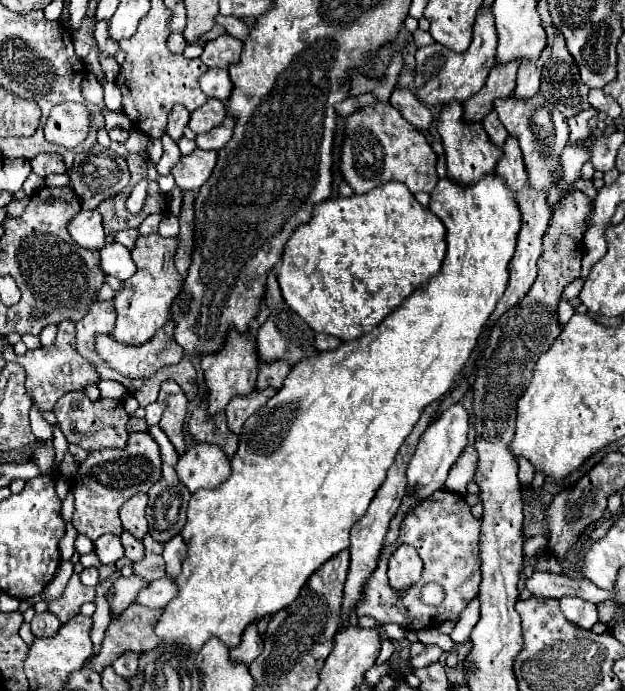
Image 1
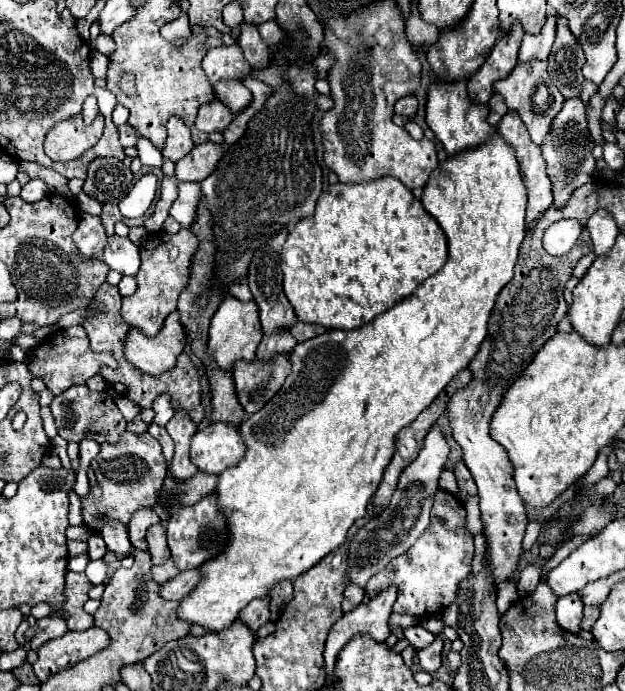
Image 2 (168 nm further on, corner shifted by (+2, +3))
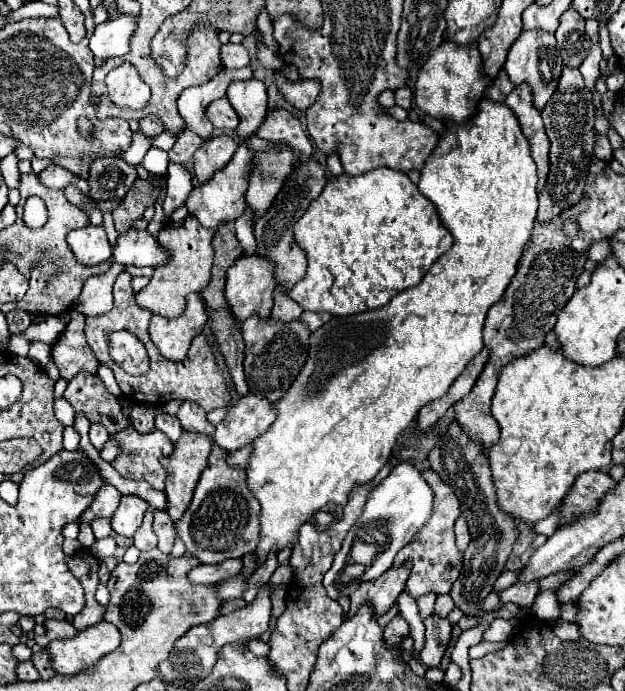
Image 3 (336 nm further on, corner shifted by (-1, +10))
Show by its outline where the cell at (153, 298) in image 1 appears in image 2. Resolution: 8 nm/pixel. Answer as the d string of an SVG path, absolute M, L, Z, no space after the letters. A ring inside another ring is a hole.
M182 228L178 234L156 232L154 236L146 238L146 242L140 246L142 266L136 276L138 290L122 300L122 318L132 328L140 328L148 336L154 336L162 328L166 316L176 310L178 296L190 280L190 264L196 250L198 238L186 228Z

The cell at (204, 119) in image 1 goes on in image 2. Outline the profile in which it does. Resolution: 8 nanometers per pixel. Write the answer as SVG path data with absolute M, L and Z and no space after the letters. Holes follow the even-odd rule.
M212 100L210 104L204 104L198 110L198 118L196 118L196 128L202 132L222 132L230 126L232 122L232 112L220 102L220 100Z

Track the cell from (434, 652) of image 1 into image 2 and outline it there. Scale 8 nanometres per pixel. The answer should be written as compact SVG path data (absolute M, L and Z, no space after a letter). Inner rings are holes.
M410 626L410 628L404 632L404 636L406 636L406 640L408 640L416 650L424 648L426 644L430 644L430 642L436 638L434 634L430 634L428 630L424 630L422 626Z

